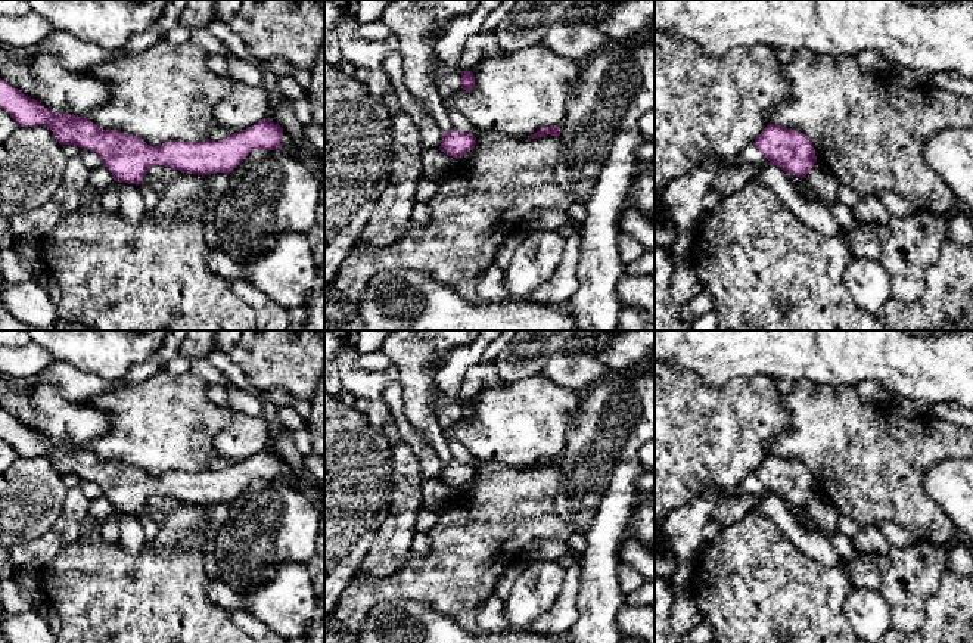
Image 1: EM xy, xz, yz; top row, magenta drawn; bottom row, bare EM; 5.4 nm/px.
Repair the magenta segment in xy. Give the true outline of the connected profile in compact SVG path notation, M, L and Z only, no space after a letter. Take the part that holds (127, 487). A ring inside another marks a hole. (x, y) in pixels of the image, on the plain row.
M0 409L0 438L7 441L19 457L46 456L60 475L75 475L80 479L96 482L102 494L112 503L115 512L139 516L149 497L165 496L183 503L208 506L212 503L230 504L252 481L282 479L283 459L271 450L262 450L243 462L224 470L180 472L170 470L162 475L147 475L143 469L118 460L103 460L83 447L56 444L40 435L38 431L25 426L7 411Z

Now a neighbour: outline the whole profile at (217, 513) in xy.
M212 503L208 506L202 506L206 512L206 519L211 525L211 529L208 532L208 538L205 543L205 557L206 557L206 569L212 578L221 578L221 572L218 568L218 563L215 560L214 555L214 541L215 535L223 526L223 524L227 521L229 515L229 504L226 503Z

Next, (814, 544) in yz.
M768 496L752 510L767 515L802 553L815 559L823 566L834 568L845 563L826 535L802 529L786 501L780 497Z

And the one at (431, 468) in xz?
M388 382L383 398L389 406L394 422L398 428L400 439L404 441L417 456L422 479L439 479L444 463L436 456L433 447L426 441L425 434L414 428L404 413L402 388L398 382Z

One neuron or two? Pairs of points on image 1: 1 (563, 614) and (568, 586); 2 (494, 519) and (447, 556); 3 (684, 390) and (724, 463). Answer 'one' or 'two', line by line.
1: one
2: one
3: one

